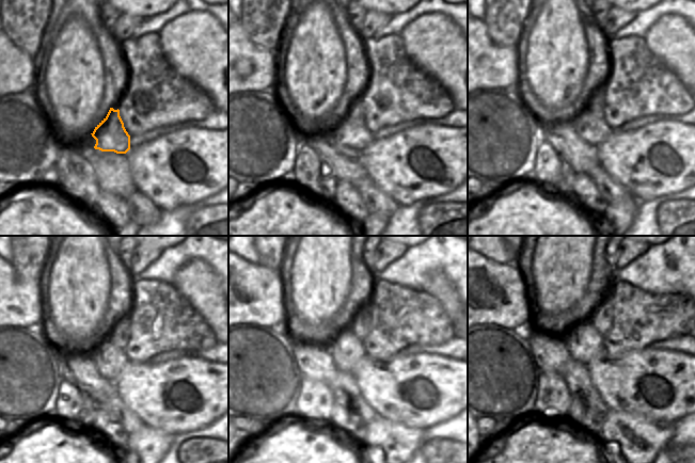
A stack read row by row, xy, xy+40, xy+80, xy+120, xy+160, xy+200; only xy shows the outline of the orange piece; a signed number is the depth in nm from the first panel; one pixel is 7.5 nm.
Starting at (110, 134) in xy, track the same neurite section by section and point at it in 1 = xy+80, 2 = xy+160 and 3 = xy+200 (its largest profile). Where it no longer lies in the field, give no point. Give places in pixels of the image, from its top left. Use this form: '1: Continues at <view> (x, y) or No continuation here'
1: Continues at xy+80 (589, 125)
2: Continues at xy+160 (346, 349)
3: Continues at xy+200 (583, 341)

